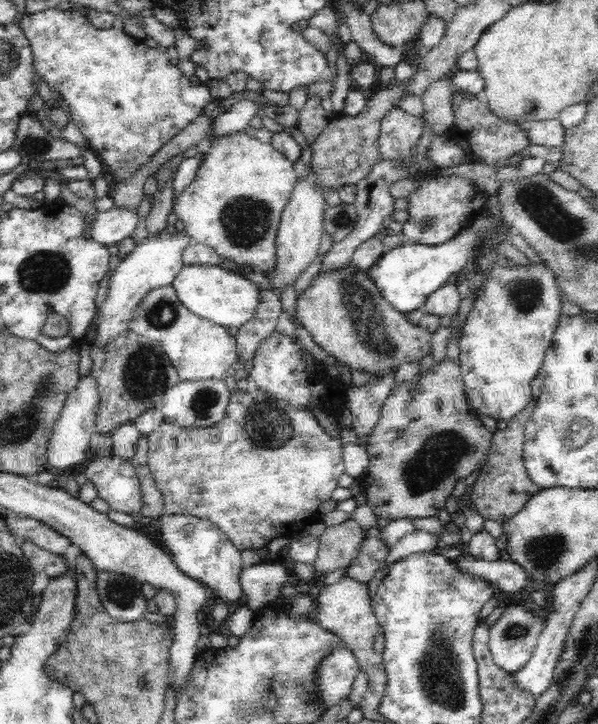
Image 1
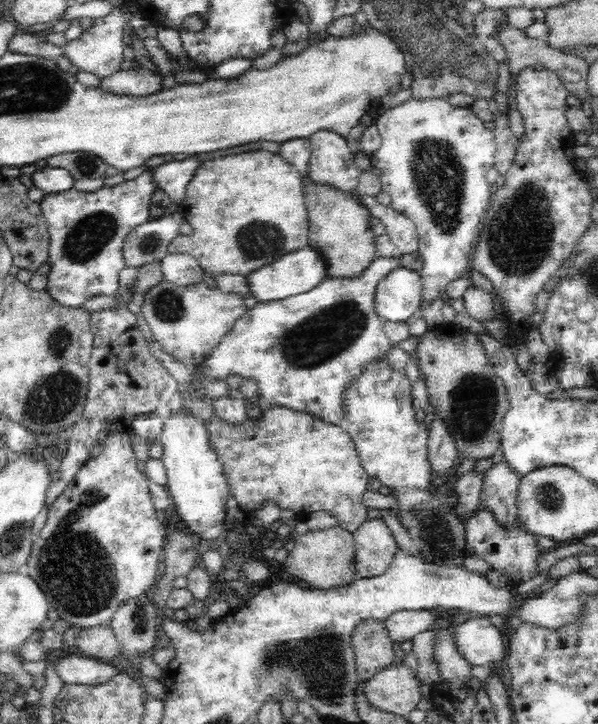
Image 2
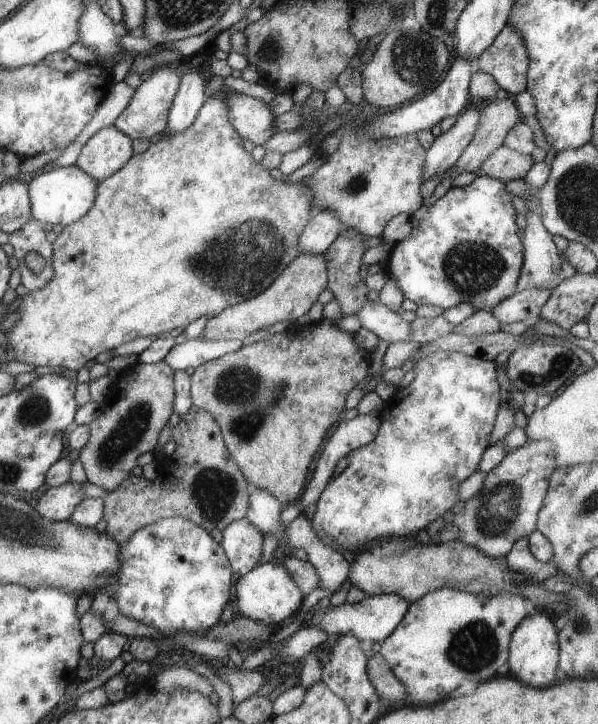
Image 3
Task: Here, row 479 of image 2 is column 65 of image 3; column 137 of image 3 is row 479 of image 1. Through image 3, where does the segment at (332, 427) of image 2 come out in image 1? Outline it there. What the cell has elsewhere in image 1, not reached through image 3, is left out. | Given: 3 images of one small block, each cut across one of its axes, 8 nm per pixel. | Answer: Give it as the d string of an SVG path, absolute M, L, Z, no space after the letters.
M238 390L231 394L229 404L226 410L226 417L220 422L202 427L182 427L176 423L164 421L160 423L147 436L148 443L148 461L151 475L156 480L156 486L160 490L166 509L165 514L191 514L196 517L208 519L214 522L216 526L226 533L226 536L233 542L233 545L241 550L256 550L267 546L267 544L276 537L290 536L290 526L294 522L306 521L309 516L318 511L322 502L330 499L332 492L337 487L338 478L345 472L343 461L343 442L341 437L335 432L318 426L318 420L306 411L294 411L293 406L285 400L268 394L263 390L248 393L246 390Z

